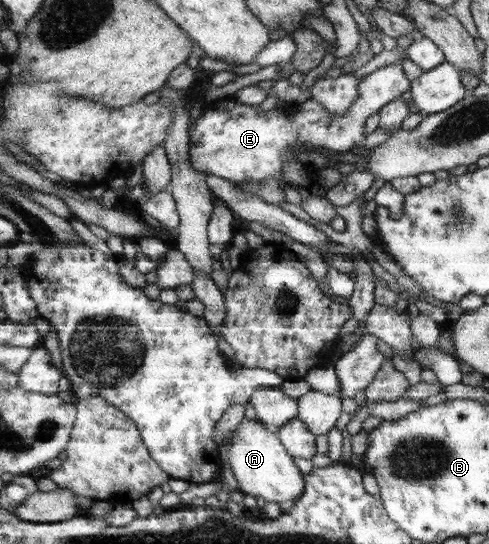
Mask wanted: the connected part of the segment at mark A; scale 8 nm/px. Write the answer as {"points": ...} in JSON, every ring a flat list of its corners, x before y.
{"points":[[244,418,232,436,232,444,226,448,220,446,220,461,232,469,240,492,256,498,261,497,266,503,278,504,283,513,288,512,303,495,304,480,292,456,288,454,287,448,280,444,278,436,274,432,268,432,268,428,257,418]]}

